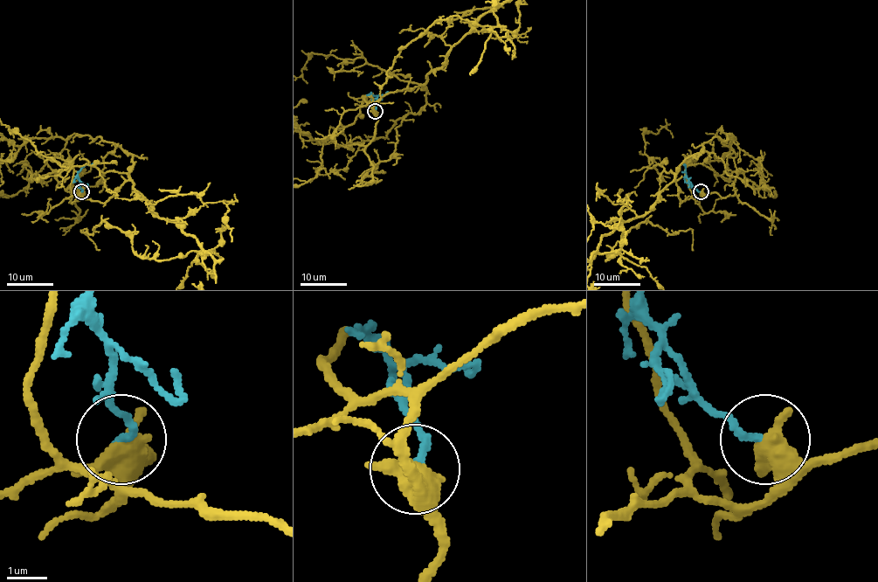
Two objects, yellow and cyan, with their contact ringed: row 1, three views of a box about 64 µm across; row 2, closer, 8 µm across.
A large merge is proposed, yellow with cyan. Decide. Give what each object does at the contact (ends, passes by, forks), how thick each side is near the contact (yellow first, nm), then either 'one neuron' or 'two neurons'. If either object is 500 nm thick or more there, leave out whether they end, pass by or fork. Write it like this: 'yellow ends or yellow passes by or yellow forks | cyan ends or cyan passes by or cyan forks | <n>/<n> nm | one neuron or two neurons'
yellow passes by | cyan ends | 480/220 nm | two neurons

